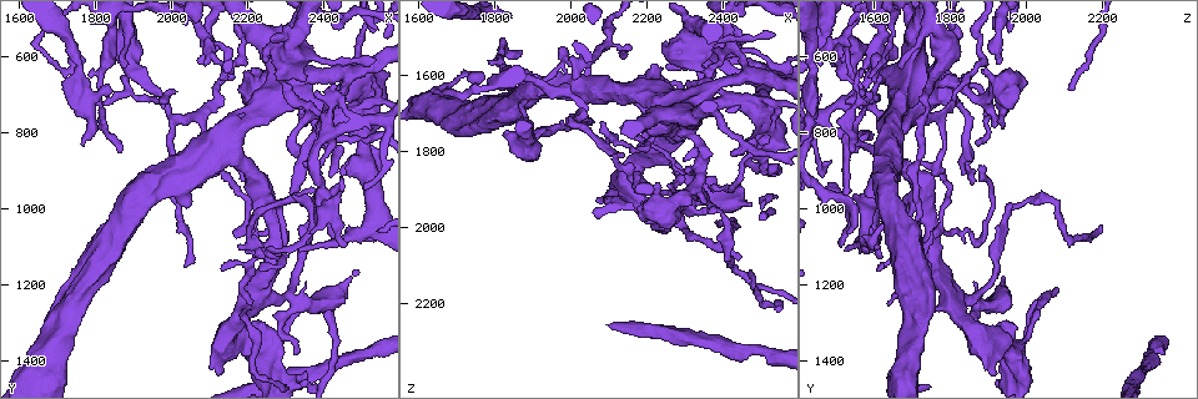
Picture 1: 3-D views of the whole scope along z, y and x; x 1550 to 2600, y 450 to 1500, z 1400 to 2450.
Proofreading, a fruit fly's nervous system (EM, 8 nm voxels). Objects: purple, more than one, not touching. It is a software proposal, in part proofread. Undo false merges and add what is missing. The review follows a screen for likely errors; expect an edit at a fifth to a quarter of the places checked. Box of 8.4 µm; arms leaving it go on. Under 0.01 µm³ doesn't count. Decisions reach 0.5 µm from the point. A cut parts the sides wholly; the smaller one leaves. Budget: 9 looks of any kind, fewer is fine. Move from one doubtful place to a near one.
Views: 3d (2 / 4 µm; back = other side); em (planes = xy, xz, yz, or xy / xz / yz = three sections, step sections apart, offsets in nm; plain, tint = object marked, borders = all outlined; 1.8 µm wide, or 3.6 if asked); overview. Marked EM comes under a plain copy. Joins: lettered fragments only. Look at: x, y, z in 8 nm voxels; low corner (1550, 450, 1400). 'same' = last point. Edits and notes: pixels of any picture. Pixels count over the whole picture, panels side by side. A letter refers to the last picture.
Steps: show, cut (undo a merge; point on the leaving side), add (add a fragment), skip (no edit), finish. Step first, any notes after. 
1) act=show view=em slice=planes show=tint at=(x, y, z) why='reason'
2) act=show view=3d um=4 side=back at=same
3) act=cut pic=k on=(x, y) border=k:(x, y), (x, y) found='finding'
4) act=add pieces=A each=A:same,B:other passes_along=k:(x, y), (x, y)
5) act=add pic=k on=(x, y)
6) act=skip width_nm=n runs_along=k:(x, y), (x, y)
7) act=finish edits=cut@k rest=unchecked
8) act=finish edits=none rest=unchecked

act=show view=em slice=planes show=borders at=(2230, 1225, 1795) why='thick turns thin'

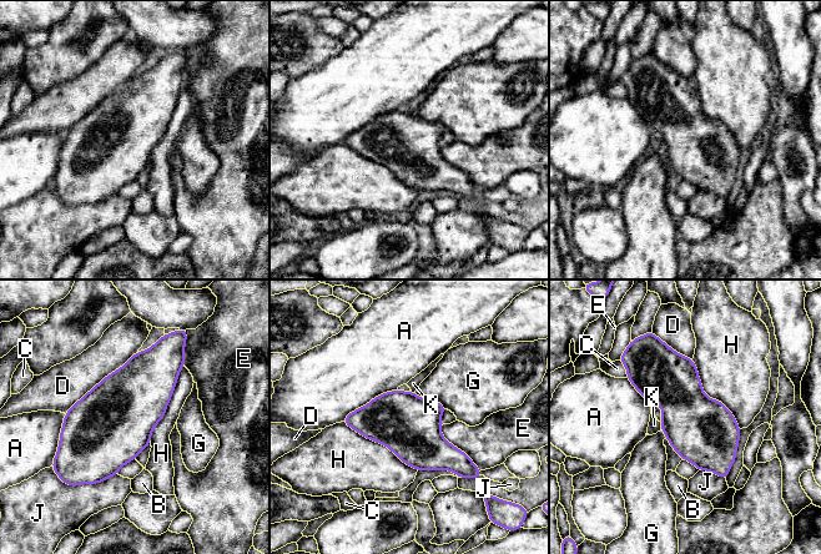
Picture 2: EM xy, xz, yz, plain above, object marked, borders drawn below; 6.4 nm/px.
act=skip each=A:other,B:other,C:other,D:other,E:other,G:other,H:other,J:other,K:other border=2:(414, 393), (434, 399), (446, 408) found='one neuron here'

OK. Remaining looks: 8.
act=show view=em slice=xy step=8 show=borders at=(2005, 775, 1725) why='three arms meet'

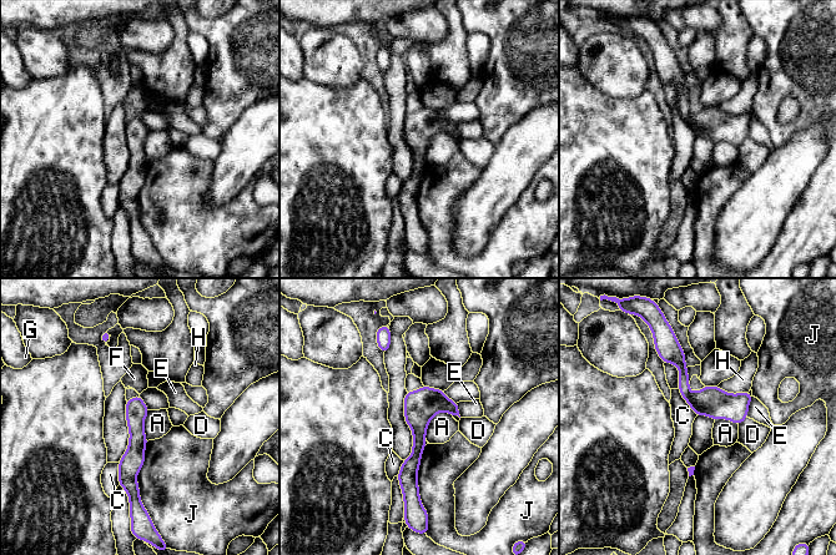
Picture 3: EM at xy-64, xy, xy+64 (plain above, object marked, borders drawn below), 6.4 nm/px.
act=skip each=A:other,C:other,D:other,E:other,F:other,G:other,H:other,J:other border=3:(718, 386), (729, 393), (748, 392) found='all the same neuron'

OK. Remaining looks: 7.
act=show view=3d um=2 at=(1865, 850, 1550) why='tapers out'

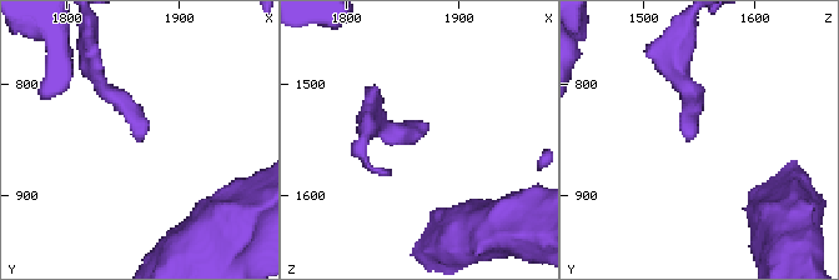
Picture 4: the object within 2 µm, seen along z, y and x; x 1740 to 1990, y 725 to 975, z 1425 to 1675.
act=show view=em slice=planes show=borders at=(1866, 846, 1548)

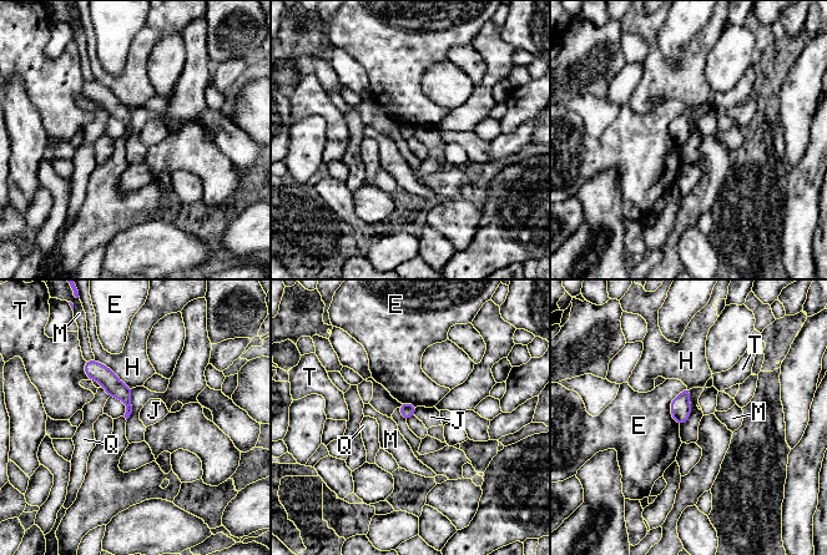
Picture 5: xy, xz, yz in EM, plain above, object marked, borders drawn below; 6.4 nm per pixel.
act=skip each=E:other,H:other,J:other,M:other,Q:other,T:other found='none of them fits'

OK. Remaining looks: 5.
act=show view=3d um=2 at=(2400, 805, 1535) why='a narrow waist'

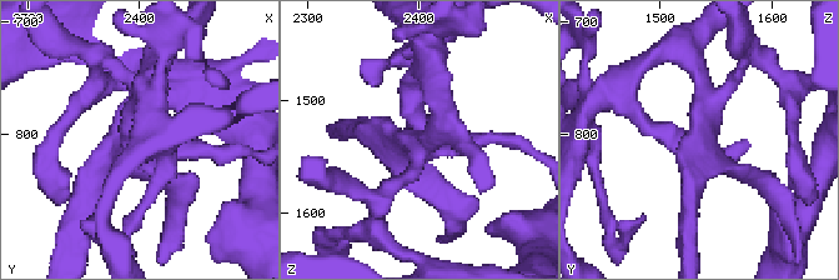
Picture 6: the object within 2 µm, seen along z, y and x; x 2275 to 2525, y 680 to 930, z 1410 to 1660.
act=show view=em slice=yz step=8 show=tint at=(2396, 804, 1542) arms=4 why='shape alone is not enough'

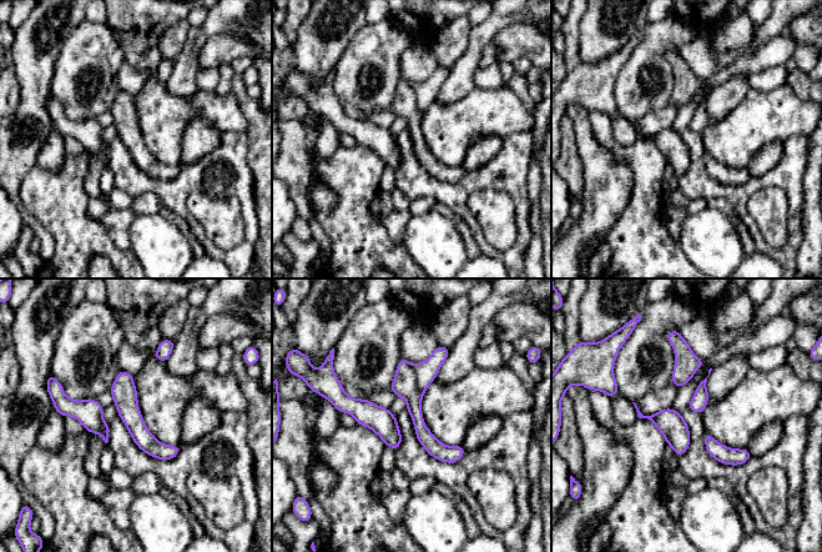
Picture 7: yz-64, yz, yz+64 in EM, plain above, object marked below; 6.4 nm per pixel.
act=show view=em slice=planes show=borders at=same

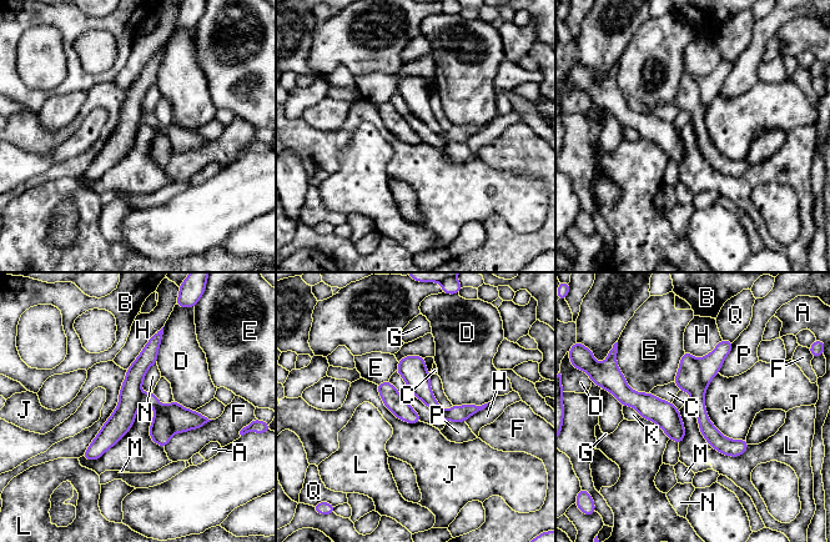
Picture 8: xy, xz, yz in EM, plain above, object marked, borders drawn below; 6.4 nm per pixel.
act=cut pic=8 on=(709, 365) each=A:other,B:other,C:other,D:other,E:other,F:other,G:other,H:other,J:other,K:other,L:other,M:other,N:other,P:other,Q:other border=8:(697, 360), (700, 385), (704, 392) found='a second neuron is stuck on'

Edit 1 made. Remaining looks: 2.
act=finish edits=cut@8 rest=unchecked

